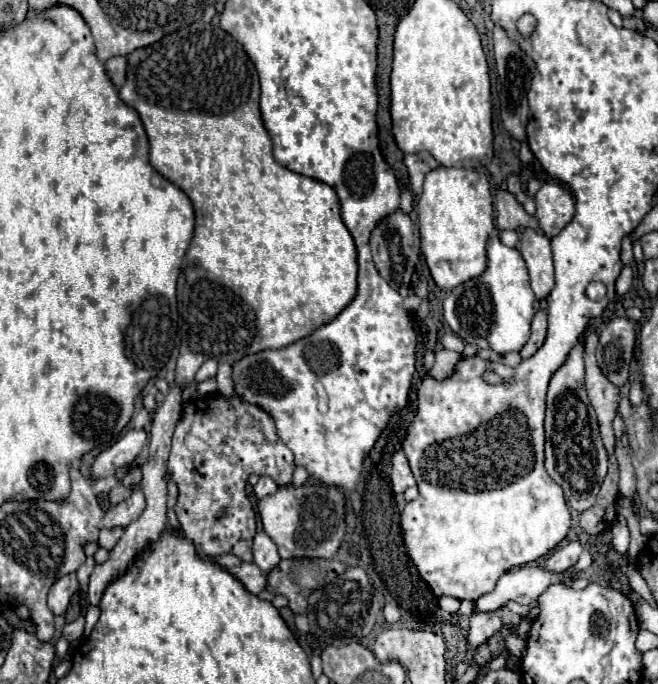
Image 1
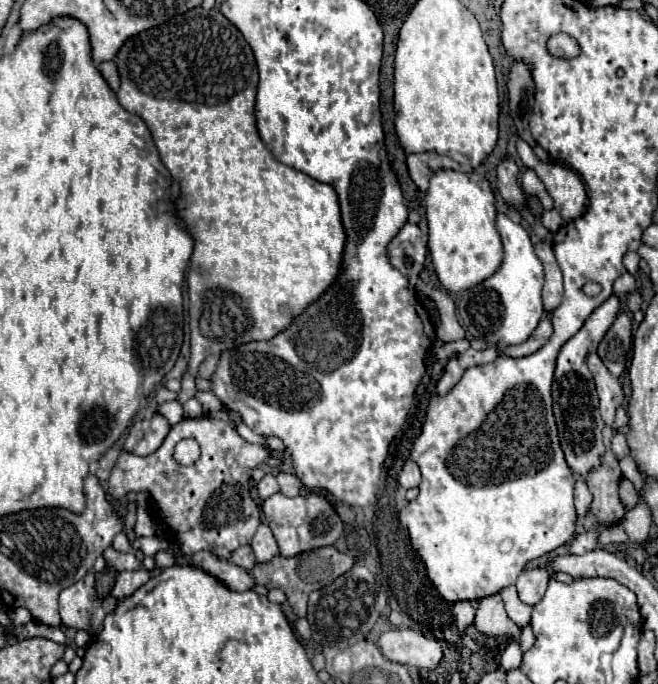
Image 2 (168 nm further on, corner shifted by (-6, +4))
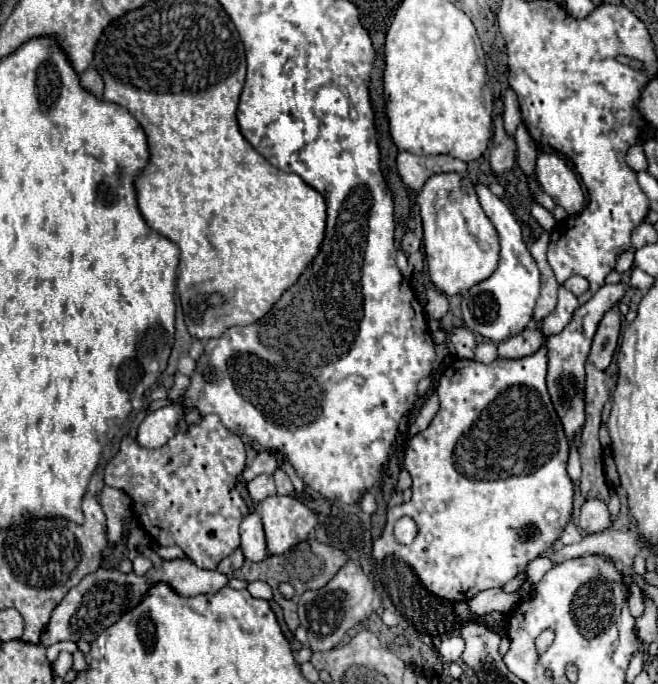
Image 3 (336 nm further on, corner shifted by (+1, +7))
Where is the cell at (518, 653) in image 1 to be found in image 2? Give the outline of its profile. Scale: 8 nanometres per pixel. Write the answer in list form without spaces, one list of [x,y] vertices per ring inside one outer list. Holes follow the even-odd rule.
[[[490,595],[480,601],[476,609],[474,627],[484,635],[490,635],[490,637],[504,635],[514,641],[520,641],[520,635],[522,635],[522,629],[512,619],[508,619],[502,599],[498,595]]]

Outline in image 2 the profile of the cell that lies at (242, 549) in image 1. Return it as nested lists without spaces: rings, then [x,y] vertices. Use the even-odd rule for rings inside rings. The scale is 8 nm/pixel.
[[[250,545],[238,547],[238,549],[232,553],[230,561],[236,563],[236,565],[240,565],[240,567],[244,567],[244,569],[248,569],[248,571],[256,565],[256,559],[254,559],[254,553],[252,553],[252,547],[250,547]]]

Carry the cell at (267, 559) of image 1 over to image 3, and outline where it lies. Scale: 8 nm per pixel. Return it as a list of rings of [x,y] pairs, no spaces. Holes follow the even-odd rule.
[[[257,512],[247,514],[241,522],[241,550],[251,562],[261,562],[267,556],[263,524]]]

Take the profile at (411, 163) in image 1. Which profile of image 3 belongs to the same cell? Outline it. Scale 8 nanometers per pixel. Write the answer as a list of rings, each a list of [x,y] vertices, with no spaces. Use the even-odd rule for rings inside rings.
[[[399,152],[397,170],[403,184],[413,192],[419,192],[429,176],[441,172],[465,174],[467,164],[453,156],[415,156],[411,152]]]

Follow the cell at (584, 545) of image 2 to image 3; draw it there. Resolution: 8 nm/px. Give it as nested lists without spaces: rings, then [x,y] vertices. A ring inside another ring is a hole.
[[[591,498],[585,500],[585,504],[581,506],[581,516],[579,516],[579,526],[581,530],[585,530],[587,534],[595,534],[595,532],[603,532],[605,528],[611,526],[611,514],[607,510],[607,504],[599,498]]]

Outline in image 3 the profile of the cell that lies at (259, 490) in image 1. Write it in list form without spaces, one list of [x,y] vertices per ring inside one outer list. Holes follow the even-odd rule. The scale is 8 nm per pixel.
[[[261,474],[261,476],[253,478],[253,480],[247,484],[247,488],[249,488],[249,496],[251,496],[255,502],[261,502],[261,500],[265,500],[267,496],[273,496],[273,494],[275,494],[275,482],[273,482],[273,478],[267,476],[267,474]]]

